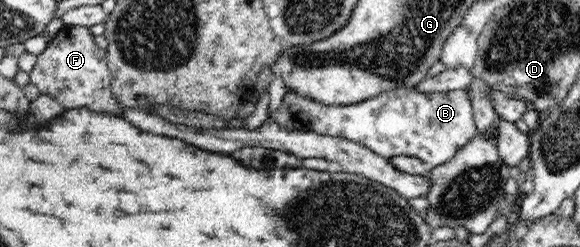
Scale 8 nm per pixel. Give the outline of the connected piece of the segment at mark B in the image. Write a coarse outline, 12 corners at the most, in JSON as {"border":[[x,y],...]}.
{"border":[[289,88],[271,117],[428,168],[476,137],[463,89],[321,103]]}

